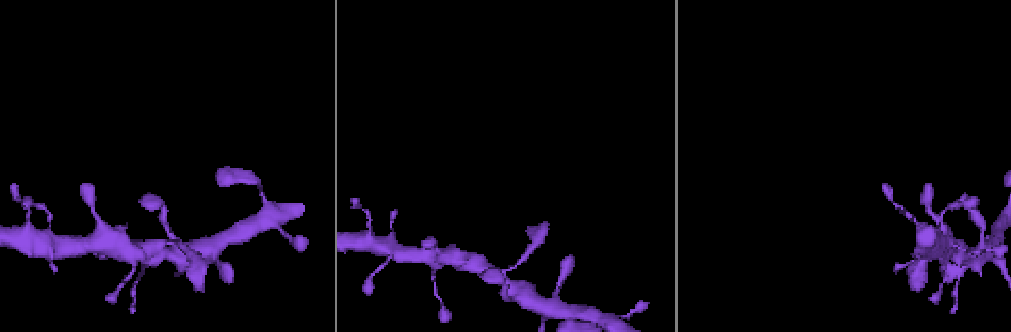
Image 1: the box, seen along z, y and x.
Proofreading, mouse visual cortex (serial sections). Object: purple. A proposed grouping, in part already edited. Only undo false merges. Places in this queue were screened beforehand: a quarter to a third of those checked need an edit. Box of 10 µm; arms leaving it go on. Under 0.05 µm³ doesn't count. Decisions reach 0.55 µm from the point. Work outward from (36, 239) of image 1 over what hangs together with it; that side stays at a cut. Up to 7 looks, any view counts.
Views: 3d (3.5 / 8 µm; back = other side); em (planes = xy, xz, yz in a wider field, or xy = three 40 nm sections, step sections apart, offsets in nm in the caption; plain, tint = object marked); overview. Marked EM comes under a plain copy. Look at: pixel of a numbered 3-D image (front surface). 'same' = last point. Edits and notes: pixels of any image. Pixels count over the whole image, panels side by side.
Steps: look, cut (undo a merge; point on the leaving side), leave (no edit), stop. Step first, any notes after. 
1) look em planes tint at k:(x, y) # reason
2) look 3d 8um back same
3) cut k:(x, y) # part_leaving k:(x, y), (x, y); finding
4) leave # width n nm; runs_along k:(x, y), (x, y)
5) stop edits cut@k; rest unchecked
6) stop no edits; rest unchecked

look 3d 3.5um at 1:(93, 254) # sudden change in width

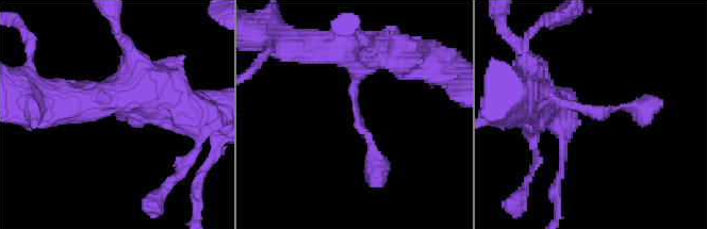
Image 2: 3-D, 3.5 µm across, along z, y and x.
look em xy step 1 tint at 2:(590, 110) # need the tissue

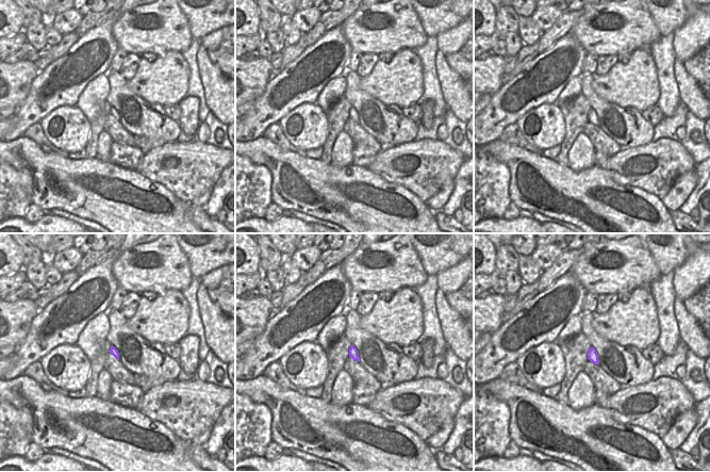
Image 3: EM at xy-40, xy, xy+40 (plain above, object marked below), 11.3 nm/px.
look em xy step 2 tint same # cut it another way

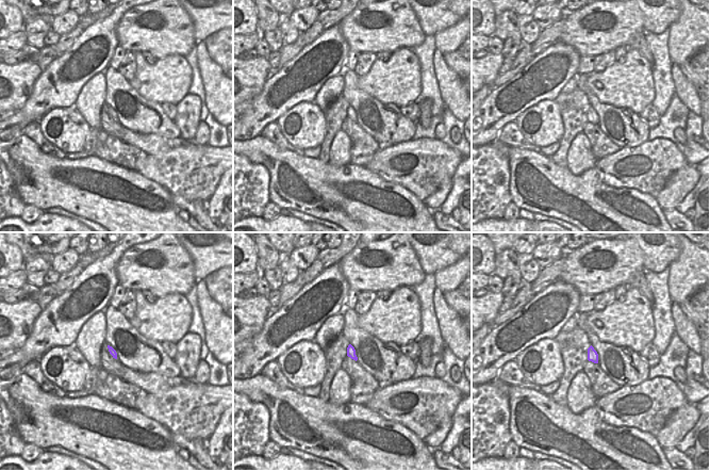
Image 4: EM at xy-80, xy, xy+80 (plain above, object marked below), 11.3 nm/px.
leave # runs_along 2:(358, 49), (355, 112), (378, 175); all the same cell

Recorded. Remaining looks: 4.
look 3d 3.5um at 1:(961, 245)

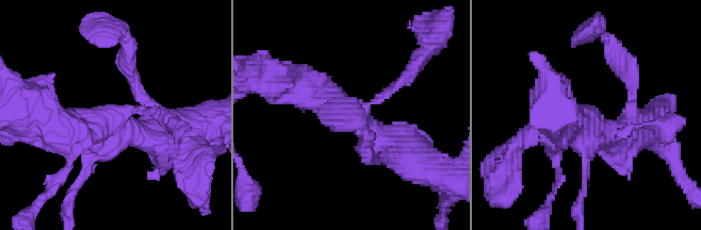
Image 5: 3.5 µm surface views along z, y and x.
look em xy step 2 tint at 5:(116, 120) # shape alone is not enough

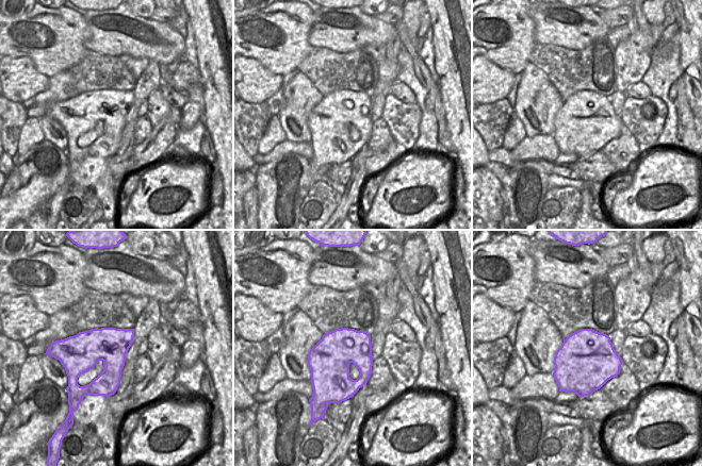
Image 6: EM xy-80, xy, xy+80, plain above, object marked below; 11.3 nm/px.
leave # width 460 nm; runs_along 5:(291, 84), (409, 152); one cell here

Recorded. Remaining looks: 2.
stop no edits; rest unchecked

